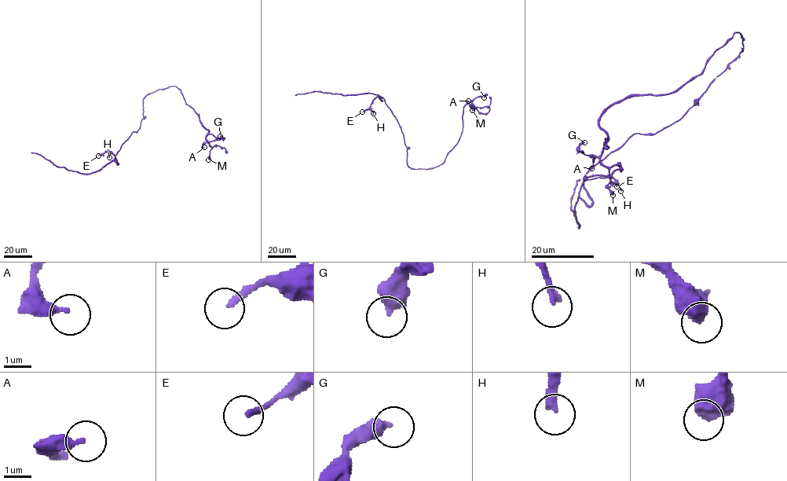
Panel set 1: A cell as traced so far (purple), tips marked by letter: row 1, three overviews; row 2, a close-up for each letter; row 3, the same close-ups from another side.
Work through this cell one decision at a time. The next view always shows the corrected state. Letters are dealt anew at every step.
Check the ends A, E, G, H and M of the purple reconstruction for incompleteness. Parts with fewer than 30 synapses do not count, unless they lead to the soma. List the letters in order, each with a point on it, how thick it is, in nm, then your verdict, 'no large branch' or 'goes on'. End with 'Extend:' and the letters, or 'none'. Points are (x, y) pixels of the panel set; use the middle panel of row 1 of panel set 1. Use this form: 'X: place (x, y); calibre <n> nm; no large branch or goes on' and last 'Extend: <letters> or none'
A: place (468, 100); calibre 280 nm; no large branch
E: place (362, 111); calibre 200 nm; goes on
G: place (484, 97); calibre 480 nm; no large branch
H: place (373, 113); calibre 240 nm; goes on
M: place (472, 110); calibre 650 nm; no large branch
Extend: E, H

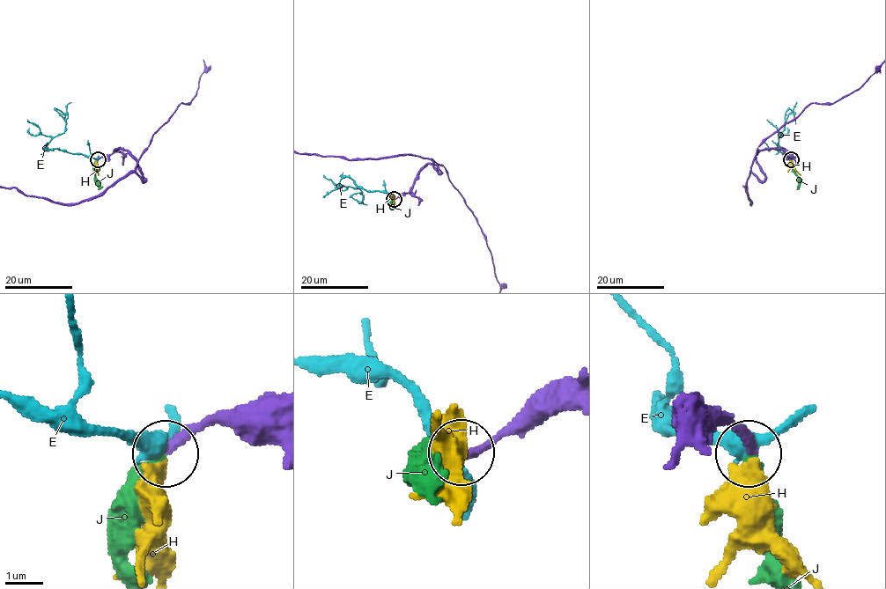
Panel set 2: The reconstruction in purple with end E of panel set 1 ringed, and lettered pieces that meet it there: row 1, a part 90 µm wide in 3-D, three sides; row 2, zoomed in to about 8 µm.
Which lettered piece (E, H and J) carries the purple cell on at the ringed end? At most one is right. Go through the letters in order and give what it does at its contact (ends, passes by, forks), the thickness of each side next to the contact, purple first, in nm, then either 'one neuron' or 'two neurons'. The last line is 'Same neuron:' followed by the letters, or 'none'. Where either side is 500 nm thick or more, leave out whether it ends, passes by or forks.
E: it passes by; 220 nm thick on the purple side, 400 nm on the other; two neurons
H: 200 nm thick on the purple side, 500 nm on the other; two neurons
J: it ends there; 220 nm thick on the purple side, 340 nm on the other; one neuron
Same neuron: J

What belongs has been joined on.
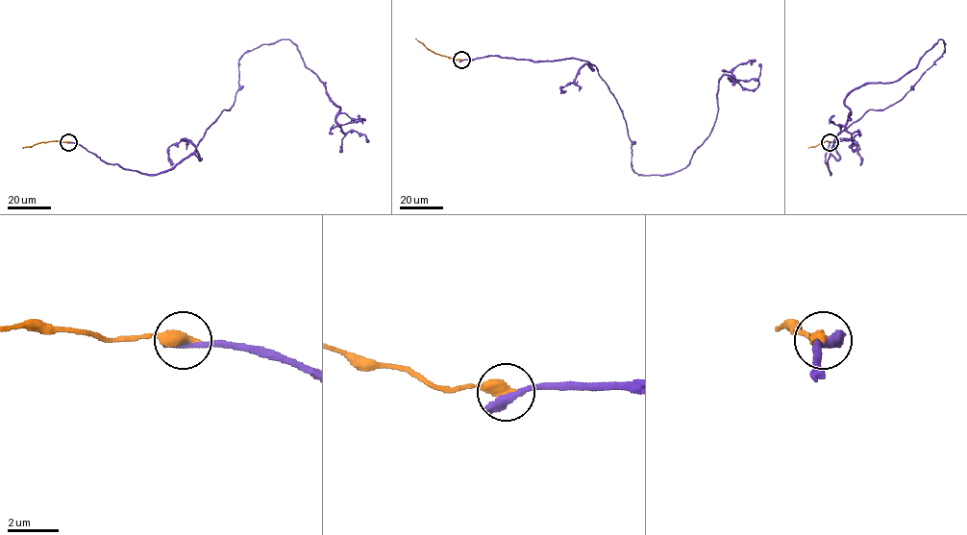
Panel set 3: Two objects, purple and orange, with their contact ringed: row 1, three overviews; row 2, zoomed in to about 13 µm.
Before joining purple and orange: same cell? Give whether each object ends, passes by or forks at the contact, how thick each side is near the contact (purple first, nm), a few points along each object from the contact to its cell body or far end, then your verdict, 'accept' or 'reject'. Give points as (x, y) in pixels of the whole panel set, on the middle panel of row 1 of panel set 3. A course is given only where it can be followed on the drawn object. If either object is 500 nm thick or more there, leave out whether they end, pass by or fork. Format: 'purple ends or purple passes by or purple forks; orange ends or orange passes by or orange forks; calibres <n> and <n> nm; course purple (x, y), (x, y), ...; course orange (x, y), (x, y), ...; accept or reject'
calibres 500 and 550 nm; course purple (461, 60), (594, 64), (642, 175), (689, 163), (715, 121), (718, 81), (732, 75), (753, 90), (758, 63); course orange (461, 60), (435, 54), (415, 38); reject

